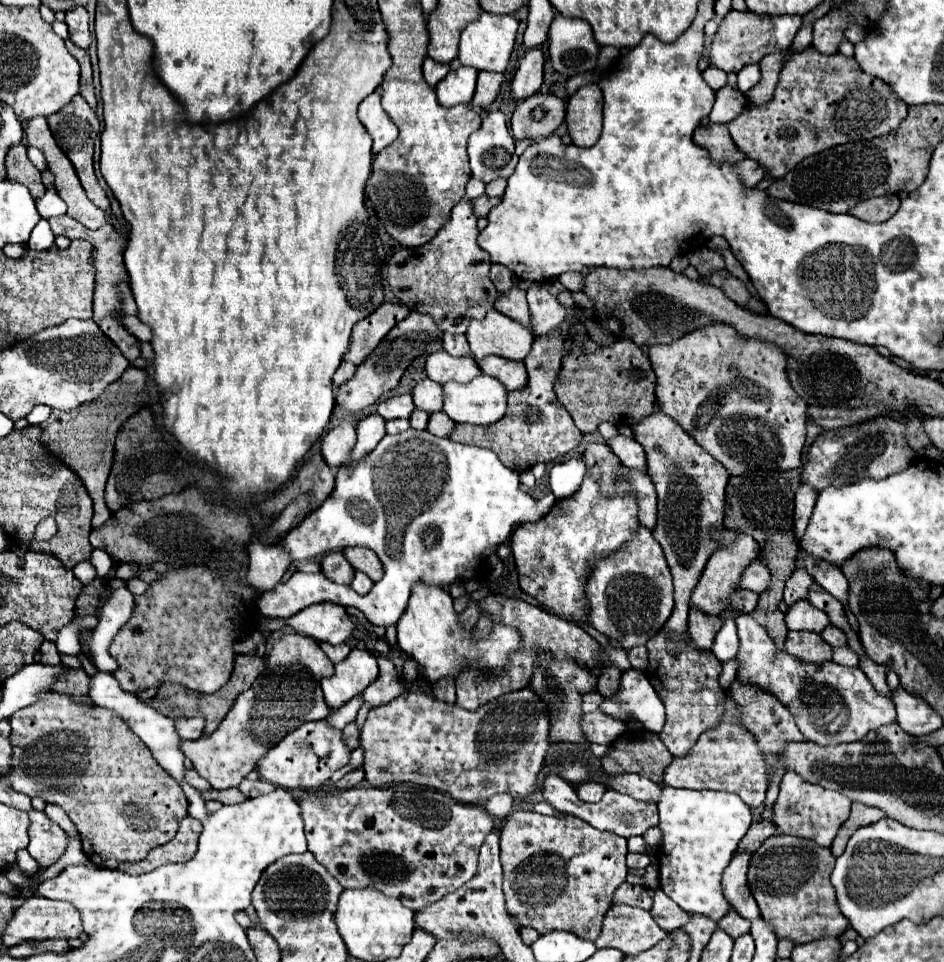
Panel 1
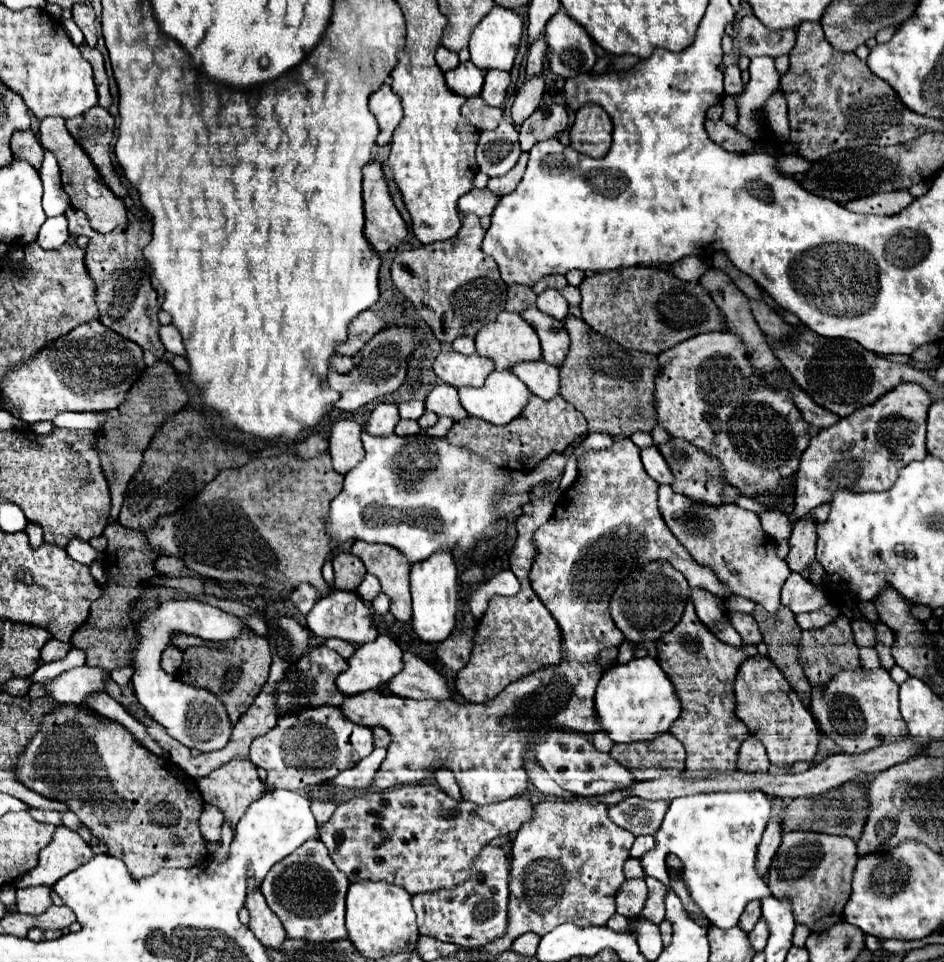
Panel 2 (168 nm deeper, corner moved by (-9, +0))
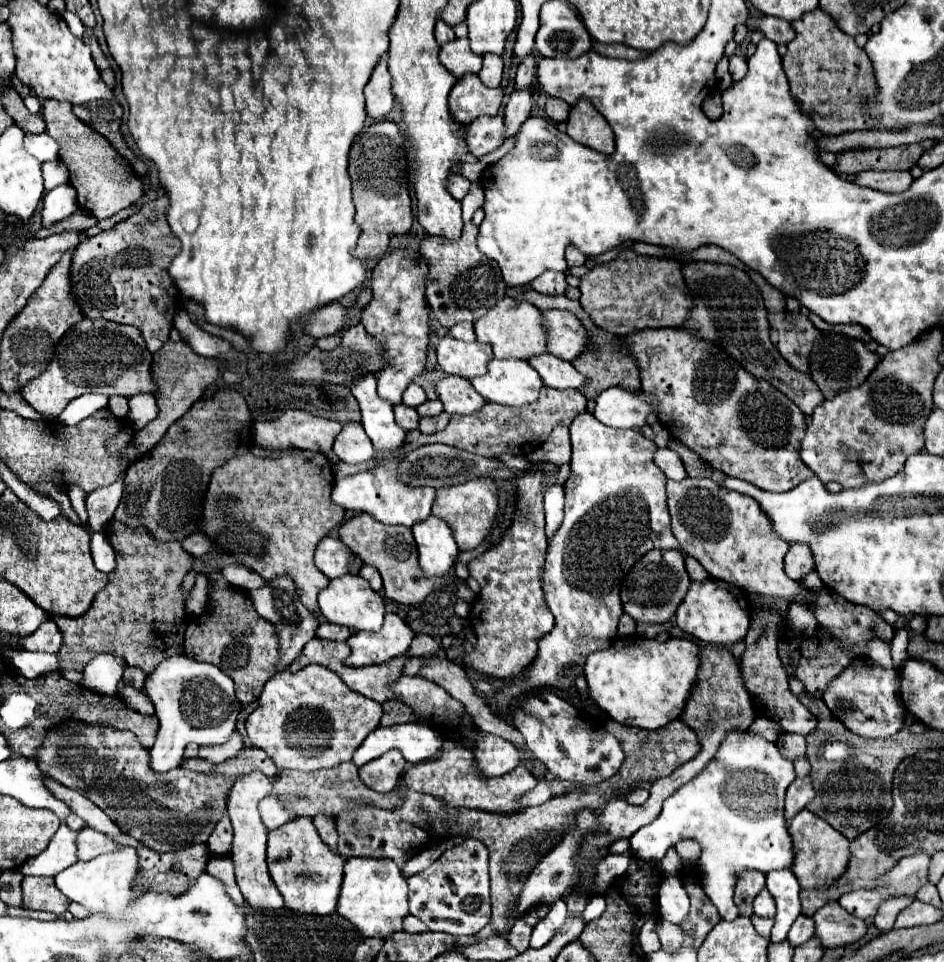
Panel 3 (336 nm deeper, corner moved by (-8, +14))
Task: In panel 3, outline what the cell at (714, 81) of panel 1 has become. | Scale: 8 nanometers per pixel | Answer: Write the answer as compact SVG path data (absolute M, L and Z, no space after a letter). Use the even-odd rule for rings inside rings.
M734 54L732 58L730 58L730 74L732 74L732 80L734 82L738 82L738 80L742 80L744 78L744 74L746 74L746 60L742 58L742 56L738 56L738 54Z

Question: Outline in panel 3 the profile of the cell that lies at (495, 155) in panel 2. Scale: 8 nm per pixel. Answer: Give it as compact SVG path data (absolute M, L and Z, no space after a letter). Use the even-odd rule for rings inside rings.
M480 116L466 128L466 146L470 154L484 156L500 148L506 140L502 116Z

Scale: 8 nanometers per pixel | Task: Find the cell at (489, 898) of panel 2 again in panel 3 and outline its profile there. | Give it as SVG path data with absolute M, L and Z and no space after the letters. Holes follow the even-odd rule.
M476 838L446 850L426 870L408 878L410 886L410 914L420 918L432 932L446 932L454 936L476 934L490 922L490 880L488 880L488 848Z

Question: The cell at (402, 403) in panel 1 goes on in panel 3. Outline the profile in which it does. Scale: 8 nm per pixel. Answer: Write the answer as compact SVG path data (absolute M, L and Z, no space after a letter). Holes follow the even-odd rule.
M410 384L410 386L406 388L406 392L404 392L404 398L402 398L402 402L404 402L406 406L412 406L412 408L420 406L424 400L426 400L426 394L424 394L424 390L422 390L418 384Z

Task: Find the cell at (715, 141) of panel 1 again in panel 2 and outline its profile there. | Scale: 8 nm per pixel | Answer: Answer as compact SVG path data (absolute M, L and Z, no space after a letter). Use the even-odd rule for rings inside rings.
M707 120L705 130L713 142L717 142L719 146L723 146L729 152L749 152L753 148L751 140L743 138L733 126L725 124L723 120L717 120L717 122Z

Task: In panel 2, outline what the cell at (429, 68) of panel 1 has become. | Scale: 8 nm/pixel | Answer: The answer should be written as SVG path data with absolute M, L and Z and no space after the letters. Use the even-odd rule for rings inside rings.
M439 46L437 54L435 54L435 60L437 60L437 64L439 64L439 68L441 68L443 72L447 72L447 70L451 70L451 68L457 68L457 64L459 64L457 52L447 50L447 48L443 48L443 46Z

